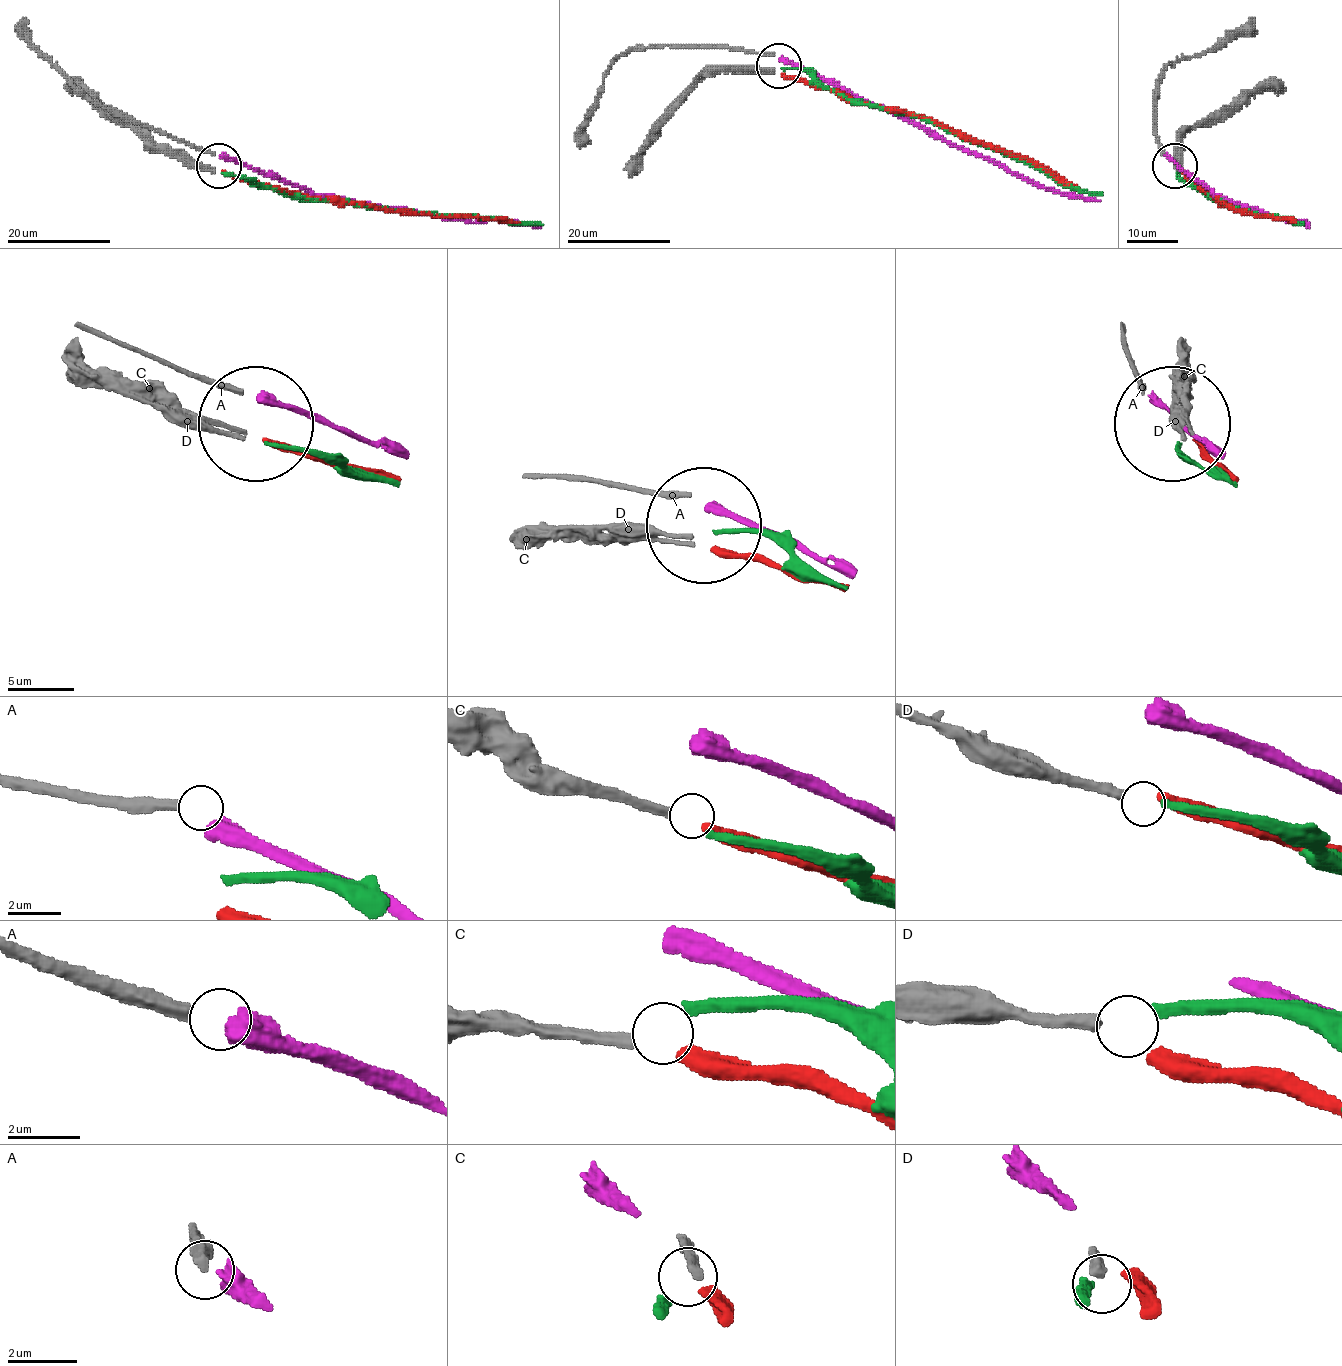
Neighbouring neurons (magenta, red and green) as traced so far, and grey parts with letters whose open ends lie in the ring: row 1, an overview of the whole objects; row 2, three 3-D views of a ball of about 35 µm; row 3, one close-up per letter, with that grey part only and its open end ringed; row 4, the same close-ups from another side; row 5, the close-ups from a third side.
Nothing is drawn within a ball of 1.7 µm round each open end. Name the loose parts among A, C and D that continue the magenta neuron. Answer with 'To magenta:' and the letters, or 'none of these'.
To magenta: none of these

